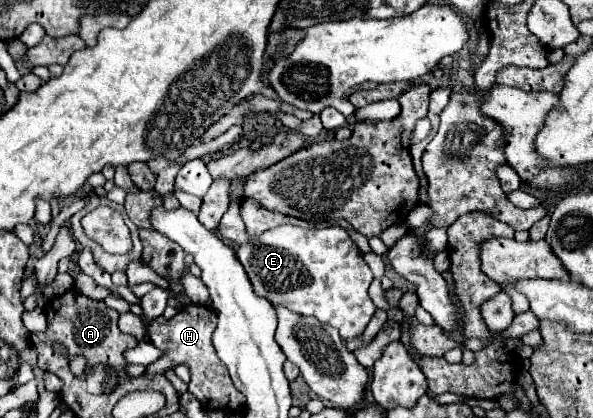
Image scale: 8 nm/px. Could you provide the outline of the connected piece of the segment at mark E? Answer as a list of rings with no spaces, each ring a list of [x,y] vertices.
[[[232,202],[228,212],[222,216],[218,232],[224,240],[230,240],[238,246],[236,258],[244,266],[246,274],[250,276],[254,292],[258,292],[258,296],[266,298],[270,304],[284,306],[300,316],[314,316],[322,324],[330,324],[332,328],[336,328],[340,332],[340,338],[344,342],[360,336],[364,332],[364,328],[368,326],[370,318],[374,316],[376,306],[372,304],[372,300],[368,296],[372,272],[370,272],[368,264],[364,262],[362,252],[358,252],[358,246],[350,240],[350,236],[344,228],[332,226],[332,228],[308,230],[308,228],[286,224],[286,226],[266,230],[260,236],[246,236],[246,226],[238,214],[238,202]]]

